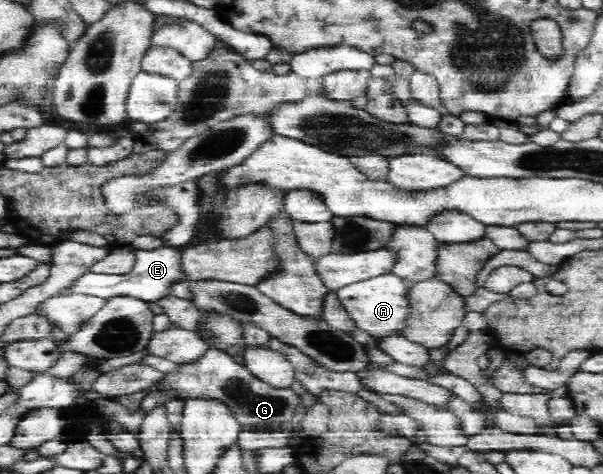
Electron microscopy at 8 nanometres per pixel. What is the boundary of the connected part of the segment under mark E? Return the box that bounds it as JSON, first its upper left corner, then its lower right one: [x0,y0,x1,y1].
[71,246,189,303]

